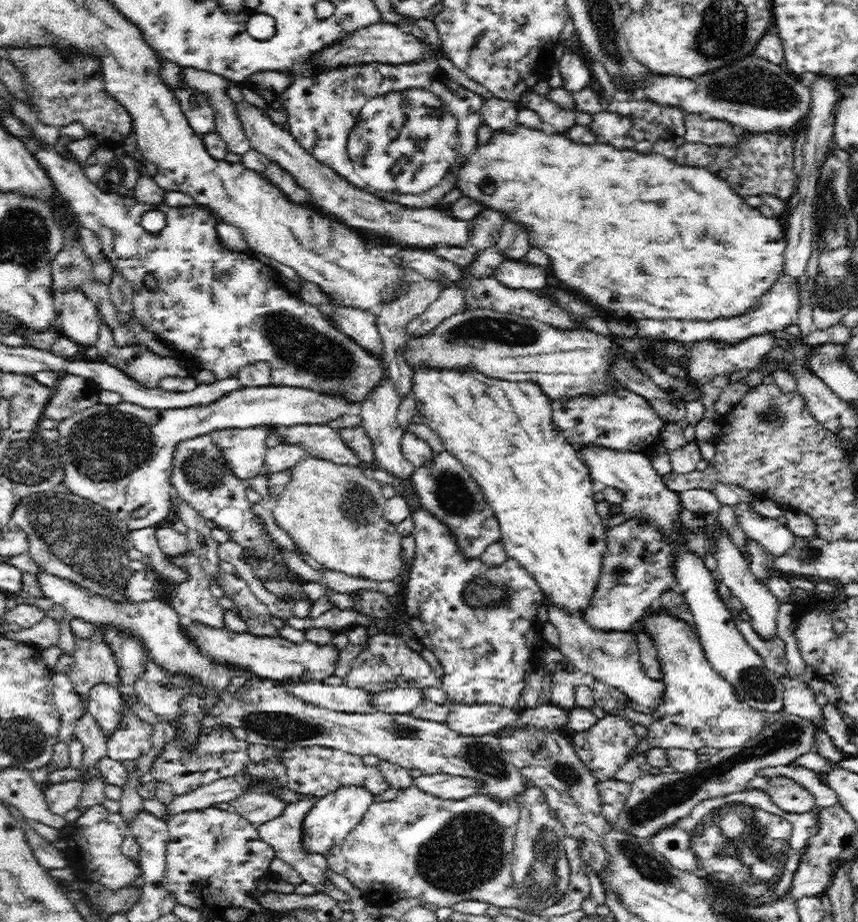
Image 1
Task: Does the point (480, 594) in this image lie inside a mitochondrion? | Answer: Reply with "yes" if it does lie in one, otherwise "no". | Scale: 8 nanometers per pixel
yes

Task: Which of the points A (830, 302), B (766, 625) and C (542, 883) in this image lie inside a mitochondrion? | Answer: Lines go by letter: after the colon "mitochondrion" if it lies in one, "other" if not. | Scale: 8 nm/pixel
A: mitochondrion
B: other
C: mitochondrion

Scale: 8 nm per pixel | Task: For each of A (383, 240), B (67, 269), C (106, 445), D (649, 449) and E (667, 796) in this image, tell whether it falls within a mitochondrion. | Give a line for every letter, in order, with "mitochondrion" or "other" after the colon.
A: other
B: mitochondrion
C: mitochondrion
D: other
E: mitochondrion

